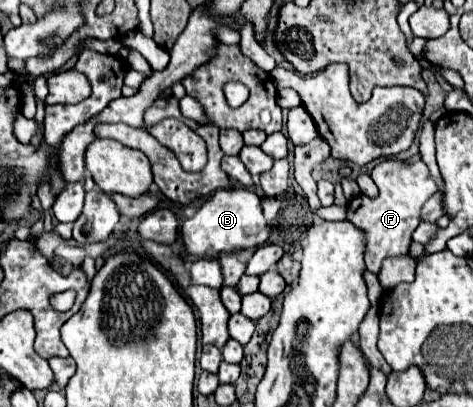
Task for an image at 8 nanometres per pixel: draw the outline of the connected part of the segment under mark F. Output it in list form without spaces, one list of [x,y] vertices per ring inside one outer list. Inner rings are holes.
[[[397,157],[385,159],[377,167],[373,167],[371,177],[379,187],[379,195],[375,199],[367,195],[353,197],[353,201],[347,203],[347,219],[367,231],[365,265],[371,273],[379,275],[385,257],[403,257],[409,253],[409,247],[413,243],[411,235],[421,223],[421,209],[425,201],[437,191],[437,185],[429,177],[425,163],[407,163]]]

